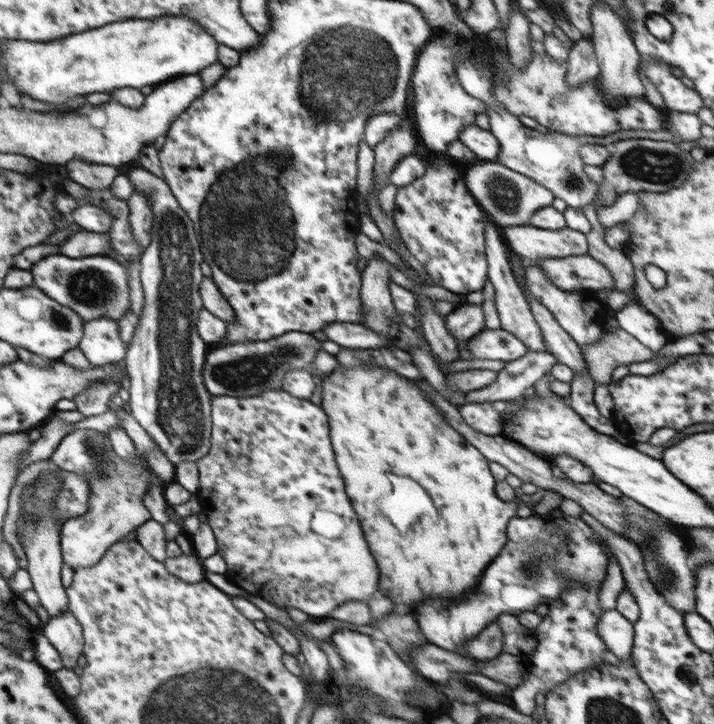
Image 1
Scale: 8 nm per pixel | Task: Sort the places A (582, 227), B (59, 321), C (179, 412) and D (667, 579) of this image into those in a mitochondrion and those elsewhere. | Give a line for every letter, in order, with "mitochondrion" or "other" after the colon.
A: other
B: mitochondrion
C: mitochondrion
D: mitochondrion

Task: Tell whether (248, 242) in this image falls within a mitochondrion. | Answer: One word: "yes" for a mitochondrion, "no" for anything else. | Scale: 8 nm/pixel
yes

